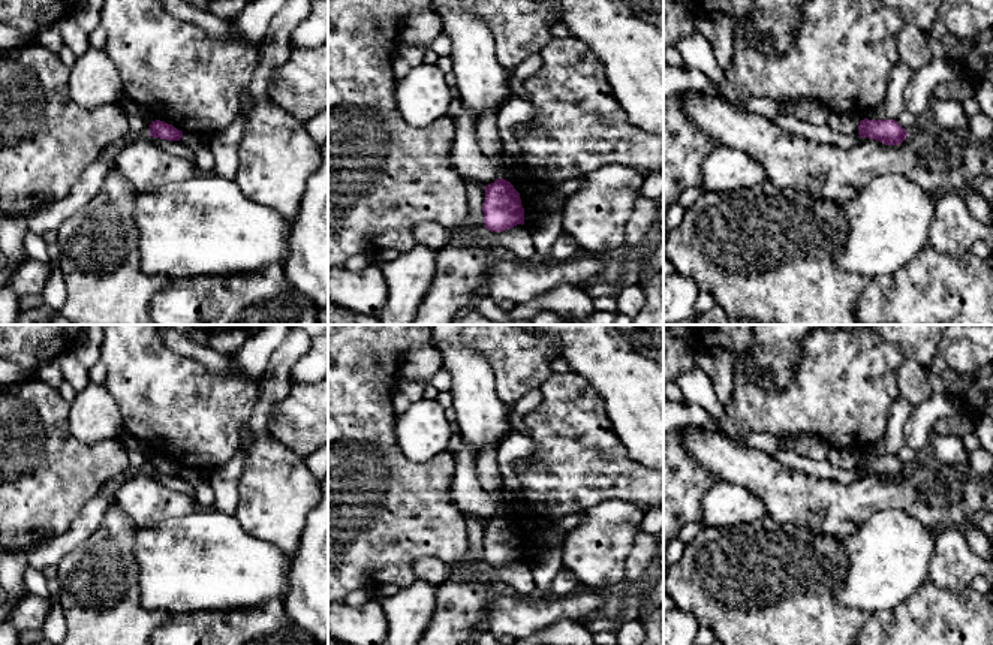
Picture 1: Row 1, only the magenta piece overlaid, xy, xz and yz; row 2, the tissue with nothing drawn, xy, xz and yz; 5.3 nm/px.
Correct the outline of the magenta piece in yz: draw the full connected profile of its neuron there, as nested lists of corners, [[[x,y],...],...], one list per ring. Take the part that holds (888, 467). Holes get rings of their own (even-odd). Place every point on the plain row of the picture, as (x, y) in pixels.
[[[861,455],[858,461],[860,473],[876,474],[885,480],[902,479],[908,467],[896,455]]]

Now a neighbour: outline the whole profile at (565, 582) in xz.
[[[563,567],[553,581],[551,593],[553,597],[560,597],[574,593],[578,587],[575,576]]]

